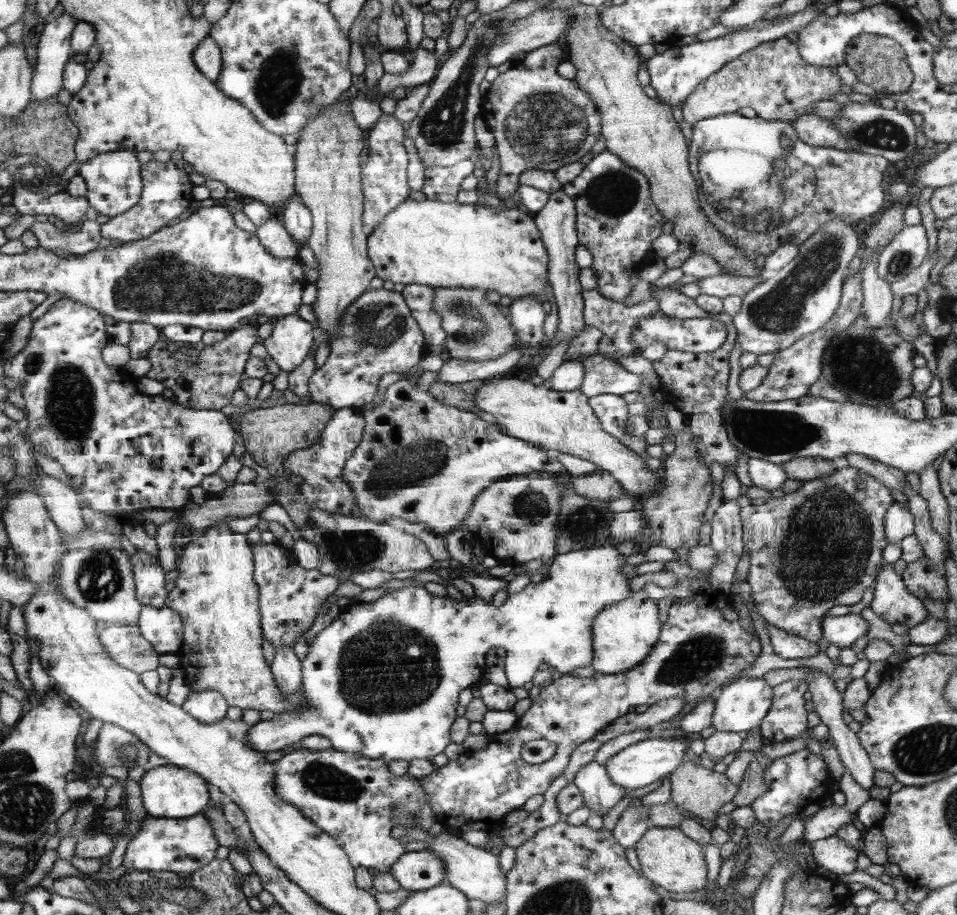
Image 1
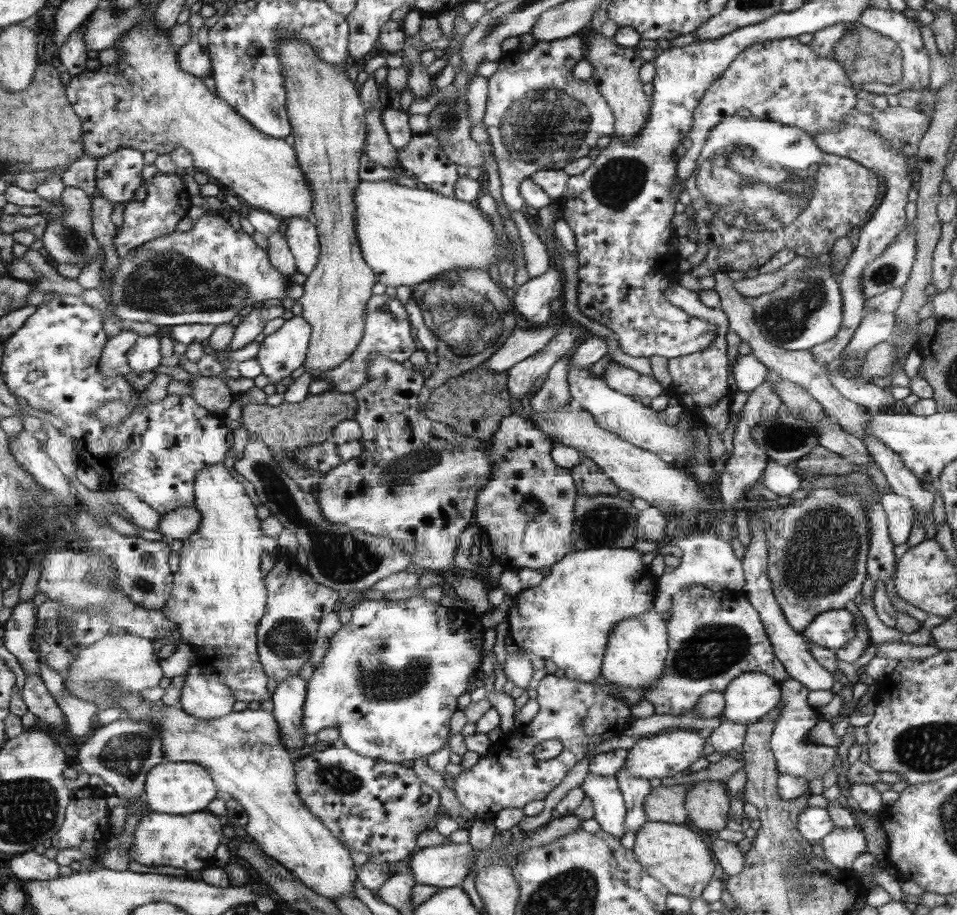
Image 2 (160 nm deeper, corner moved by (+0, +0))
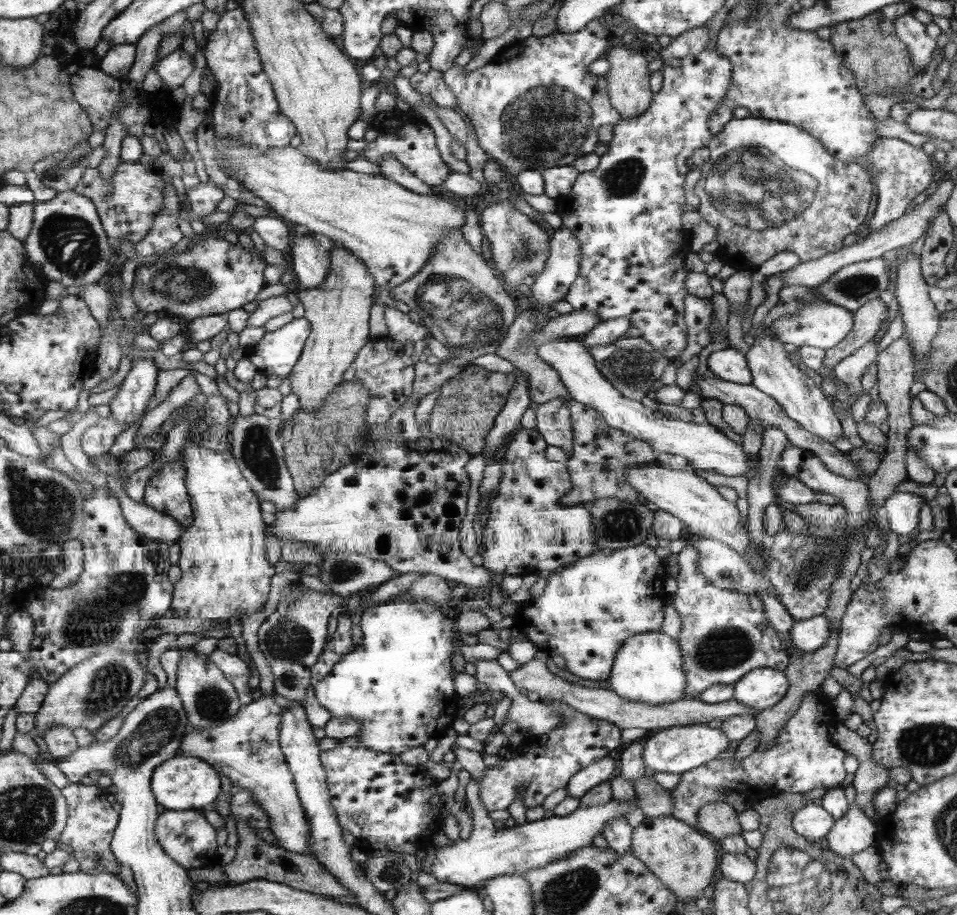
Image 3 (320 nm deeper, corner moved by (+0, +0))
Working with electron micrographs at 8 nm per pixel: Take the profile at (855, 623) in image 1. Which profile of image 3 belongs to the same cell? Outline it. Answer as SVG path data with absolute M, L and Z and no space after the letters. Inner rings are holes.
M823 614L808 620L795 620L789 630L791 643L802 652L814 652L826 644L832 629L831 622Z

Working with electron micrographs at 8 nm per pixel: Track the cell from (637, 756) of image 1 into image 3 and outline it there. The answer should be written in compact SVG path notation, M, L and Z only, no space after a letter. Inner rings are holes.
M707 724L678 725L665 728L652 737L644 738L643 759L645 766L655 772L670 772L680 774L692 771L693 768L716 759L718 754L726 751L730 742L722 728L712 728Z

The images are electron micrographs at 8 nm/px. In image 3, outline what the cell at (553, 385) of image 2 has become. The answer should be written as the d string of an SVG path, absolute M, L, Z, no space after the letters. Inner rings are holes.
M563 398L540 404L535 410L536 431L548 446L562 448L569 459L572 455L573 431L569 410Z

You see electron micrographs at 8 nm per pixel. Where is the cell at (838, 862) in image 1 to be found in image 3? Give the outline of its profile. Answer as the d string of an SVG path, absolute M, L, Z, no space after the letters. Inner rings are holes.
M852 804L846 816L835 820L835 824L826 835L828 850L836 852L838 856L851 858L858 852L876 846L879 825L880 823L872 821L856 804Z

